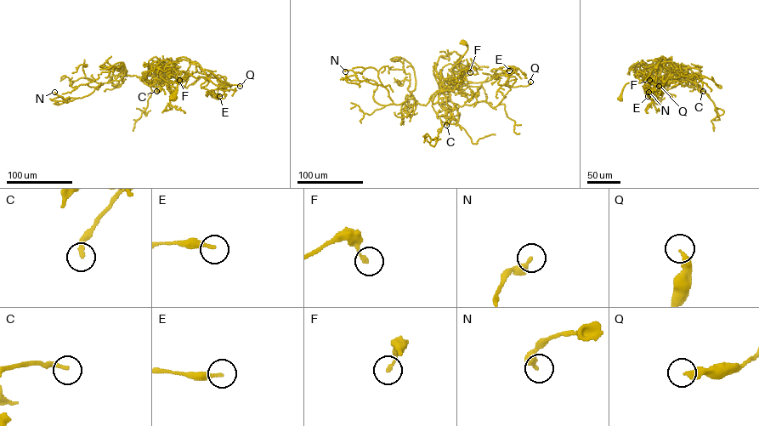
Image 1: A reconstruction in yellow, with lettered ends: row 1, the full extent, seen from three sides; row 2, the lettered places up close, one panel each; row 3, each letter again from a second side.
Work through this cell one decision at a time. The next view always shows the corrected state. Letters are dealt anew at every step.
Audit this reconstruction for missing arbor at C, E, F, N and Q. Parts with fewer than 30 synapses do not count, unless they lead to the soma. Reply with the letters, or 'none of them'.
C

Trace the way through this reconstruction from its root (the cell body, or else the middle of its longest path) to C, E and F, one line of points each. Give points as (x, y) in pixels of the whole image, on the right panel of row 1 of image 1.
C: (619, 99), (626, 83), (651, 75), (664, 79), (668, 86), (688, 72), (703, 91)
E: (619, 99), (628, 82), (651, 75), (663, 79), (656, 72), (661, 63), (665, 66), (660, 59), (648, 96)
F: (619, 99), (628, 82), (651, 75), (663, 79), (656, 70), (663, 62), (637, 76), (649, 80)

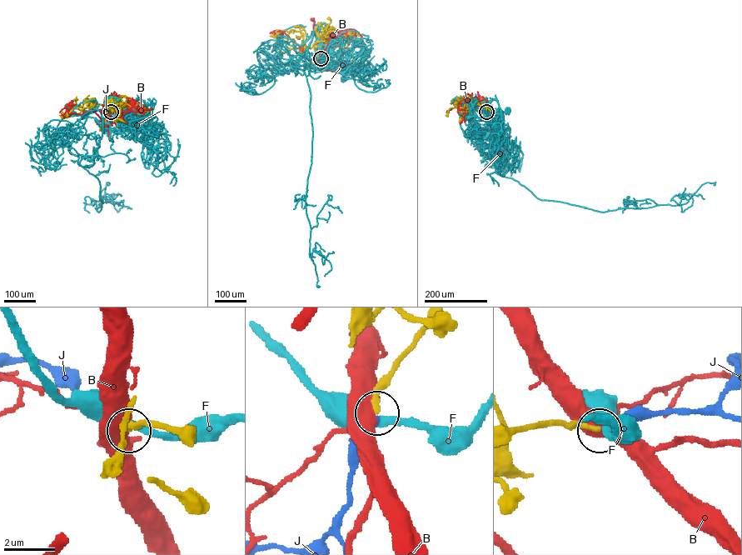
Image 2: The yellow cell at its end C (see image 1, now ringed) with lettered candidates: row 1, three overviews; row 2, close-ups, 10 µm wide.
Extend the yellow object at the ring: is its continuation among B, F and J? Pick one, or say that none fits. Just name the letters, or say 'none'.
J

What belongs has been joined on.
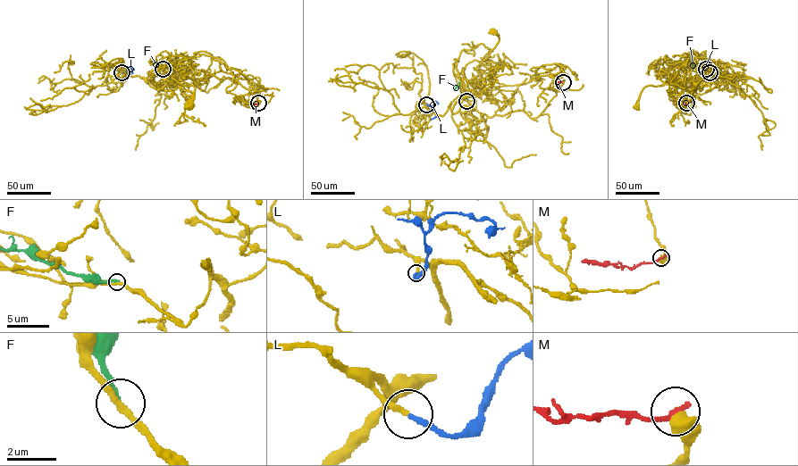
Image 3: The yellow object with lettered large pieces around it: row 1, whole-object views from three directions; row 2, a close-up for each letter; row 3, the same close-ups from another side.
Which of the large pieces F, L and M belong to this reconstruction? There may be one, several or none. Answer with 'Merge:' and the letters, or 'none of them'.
Merge: none of them

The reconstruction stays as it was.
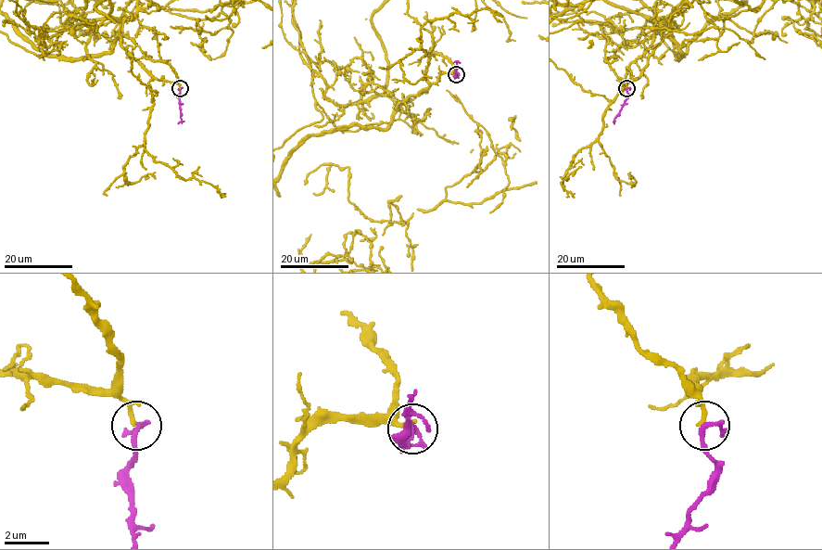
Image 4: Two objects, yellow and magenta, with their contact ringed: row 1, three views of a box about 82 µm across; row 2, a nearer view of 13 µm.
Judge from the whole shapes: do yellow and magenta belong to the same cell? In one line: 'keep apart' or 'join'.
join

